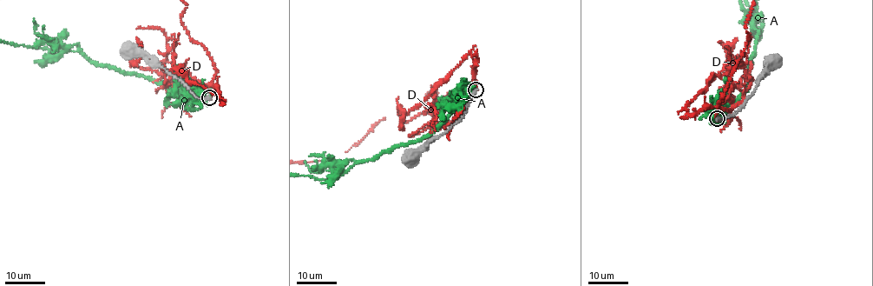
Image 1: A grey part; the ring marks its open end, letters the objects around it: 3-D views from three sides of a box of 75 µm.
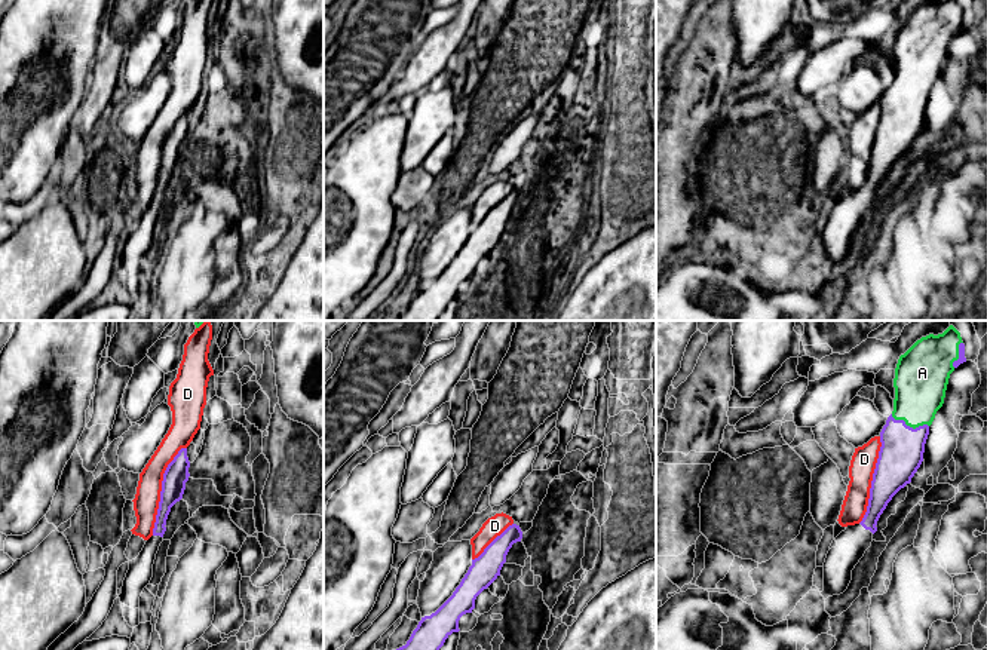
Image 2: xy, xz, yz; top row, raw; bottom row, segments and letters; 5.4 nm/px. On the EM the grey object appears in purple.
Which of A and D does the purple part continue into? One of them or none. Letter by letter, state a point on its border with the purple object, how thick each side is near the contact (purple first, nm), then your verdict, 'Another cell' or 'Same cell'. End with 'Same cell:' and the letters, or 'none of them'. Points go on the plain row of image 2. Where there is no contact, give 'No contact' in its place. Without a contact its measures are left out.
A: Touches purple at yz (909, 94). Thickness 240 nm (purple) against 280 nm. Same cell
D: Touches purple at xy (162, 158). Thickness 130 nm (purple) against 140 nm. Another cell
Same cell: A

